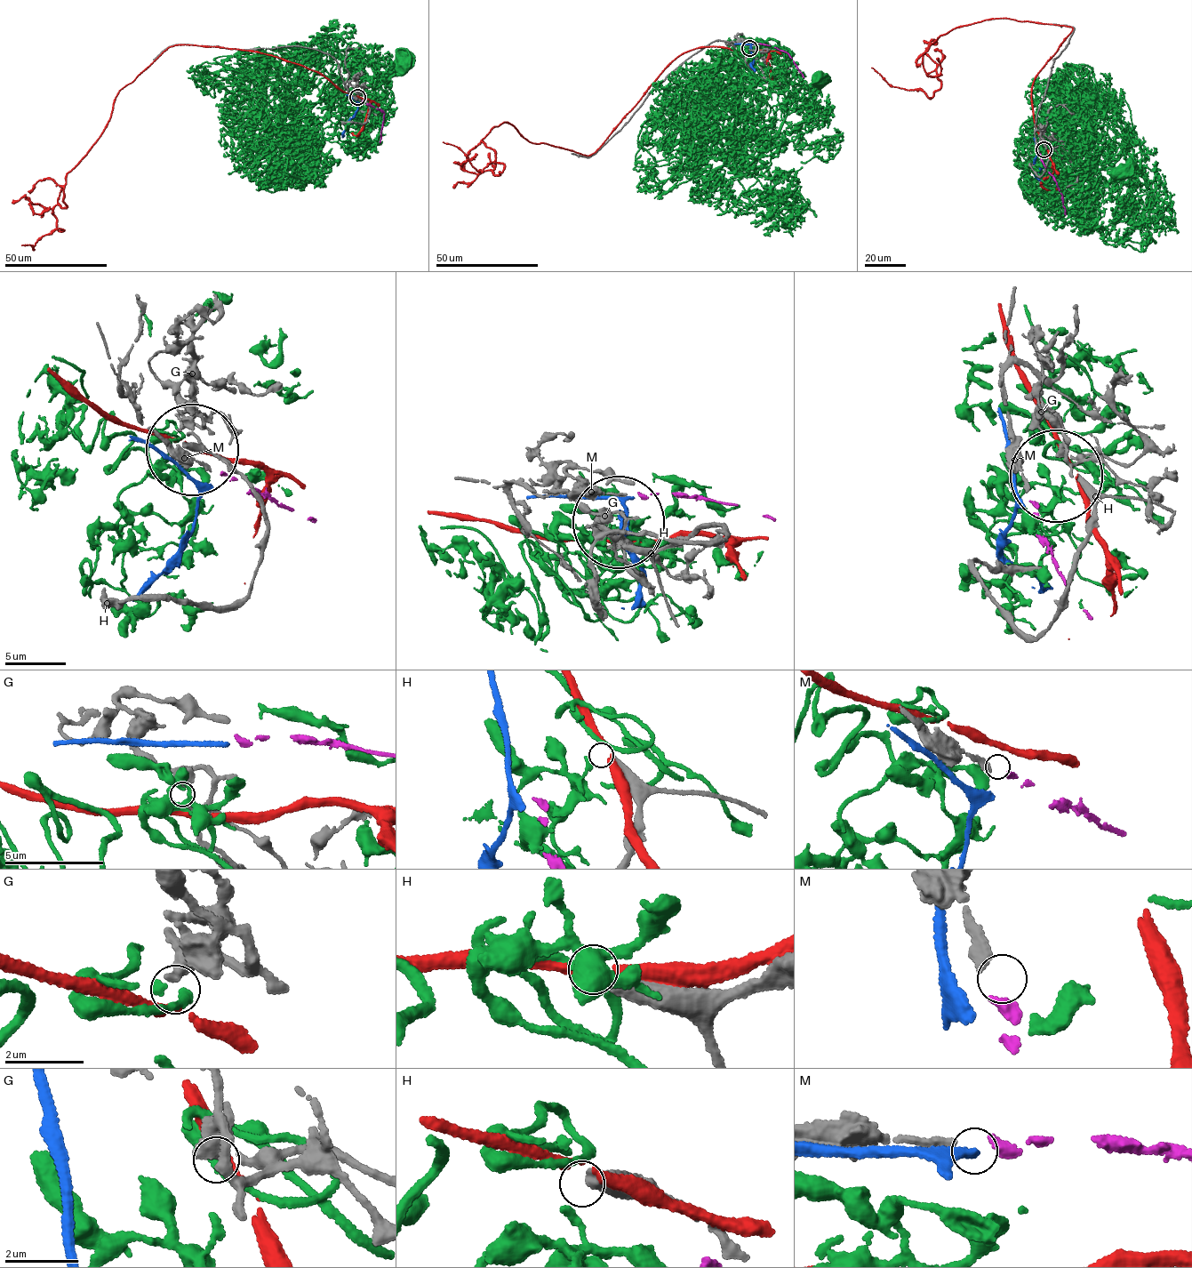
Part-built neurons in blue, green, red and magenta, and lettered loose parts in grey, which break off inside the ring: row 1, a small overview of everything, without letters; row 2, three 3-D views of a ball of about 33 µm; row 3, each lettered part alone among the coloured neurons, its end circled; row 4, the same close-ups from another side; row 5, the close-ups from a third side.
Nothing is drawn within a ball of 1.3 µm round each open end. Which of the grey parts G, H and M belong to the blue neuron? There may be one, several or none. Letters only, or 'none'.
none

